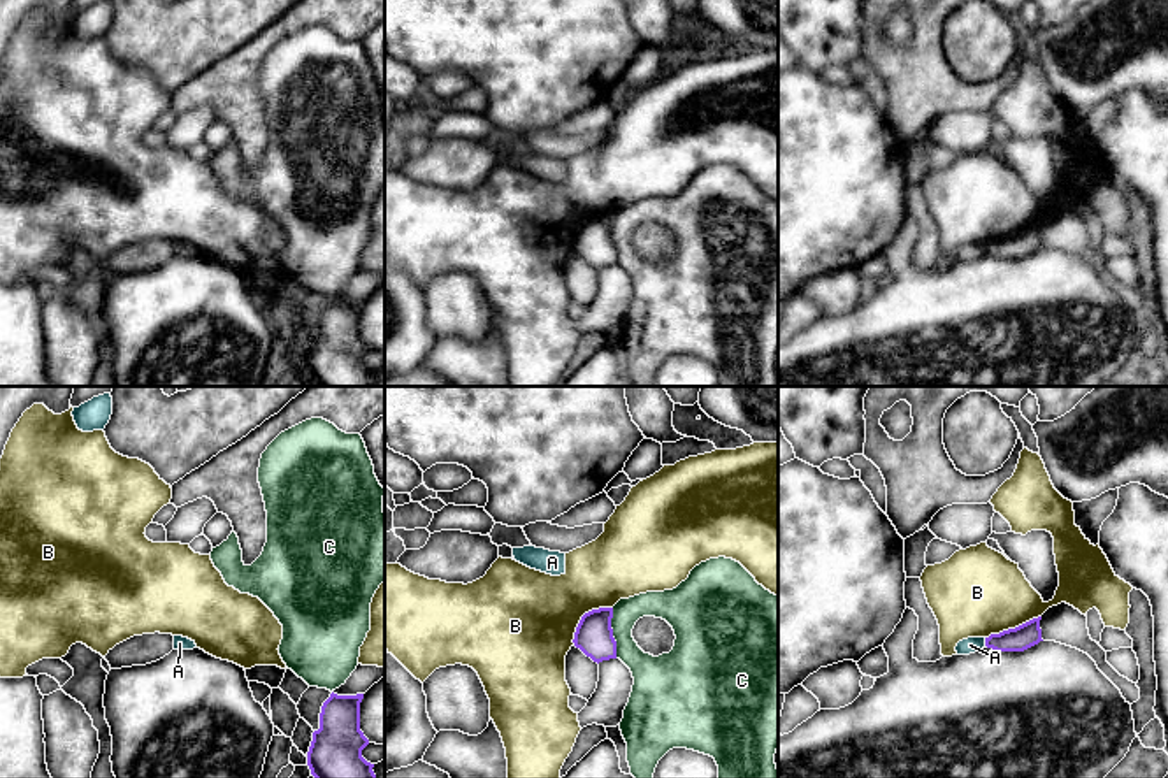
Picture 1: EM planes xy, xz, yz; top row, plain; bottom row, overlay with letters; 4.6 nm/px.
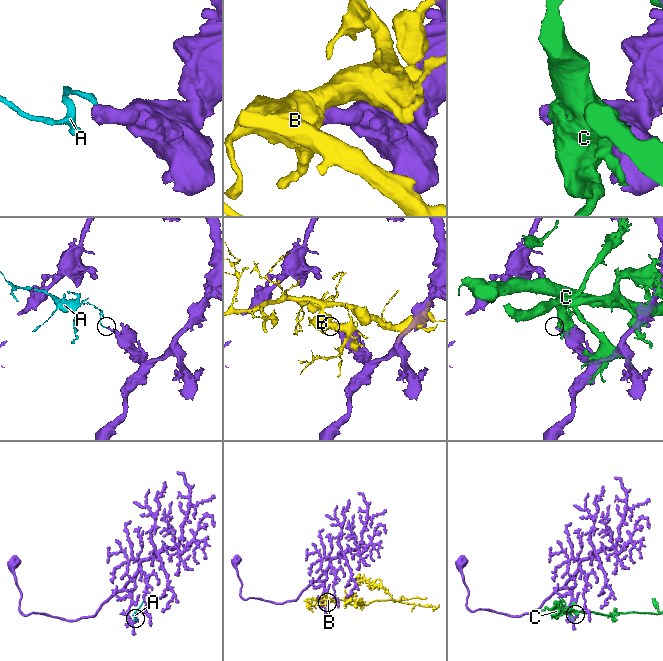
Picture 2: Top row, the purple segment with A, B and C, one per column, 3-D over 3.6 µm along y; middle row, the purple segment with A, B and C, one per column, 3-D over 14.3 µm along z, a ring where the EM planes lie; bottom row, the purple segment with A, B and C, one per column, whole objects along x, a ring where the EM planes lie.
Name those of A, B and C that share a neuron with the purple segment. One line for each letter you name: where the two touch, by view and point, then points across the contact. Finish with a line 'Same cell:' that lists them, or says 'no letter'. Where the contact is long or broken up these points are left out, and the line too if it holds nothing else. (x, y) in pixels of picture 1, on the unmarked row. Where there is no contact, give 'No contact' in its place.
Same cell: no letter

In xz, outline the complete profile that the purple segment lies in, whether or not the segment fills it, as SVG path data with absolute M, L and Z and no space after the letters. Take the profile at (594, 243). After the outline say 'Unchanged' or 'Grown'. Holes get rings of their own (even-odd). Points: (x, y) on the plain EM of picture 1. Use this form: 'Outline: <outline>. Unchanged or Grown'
Outline: M613 214L585 220L574 239L574 253L594 269L616 265L616 248L611 235Z. Unchanged

